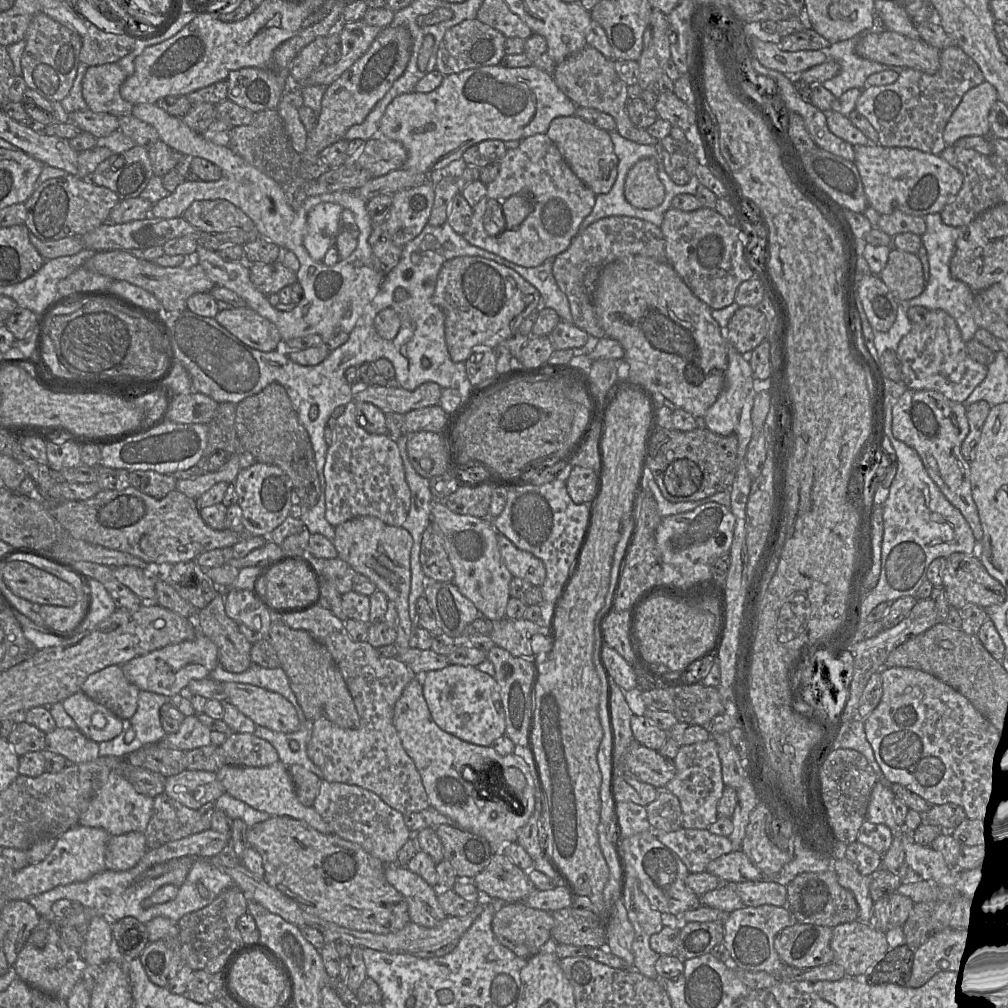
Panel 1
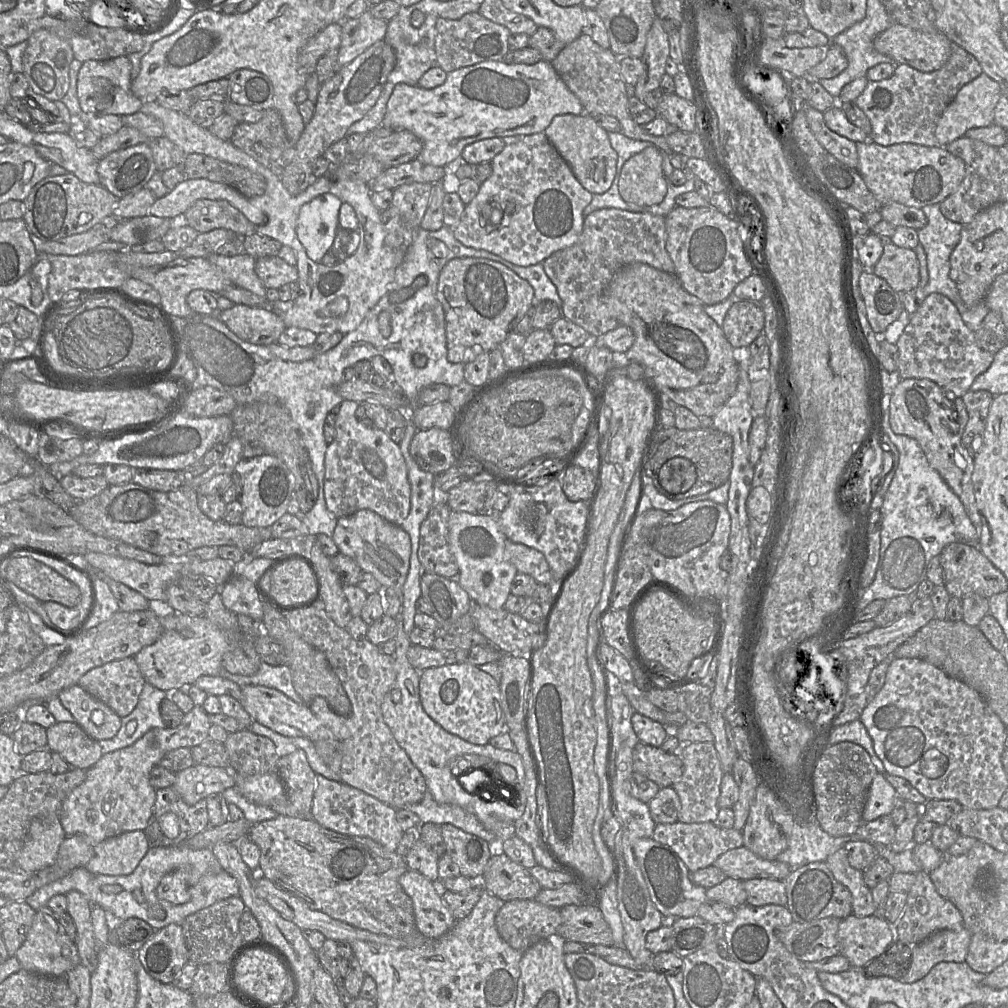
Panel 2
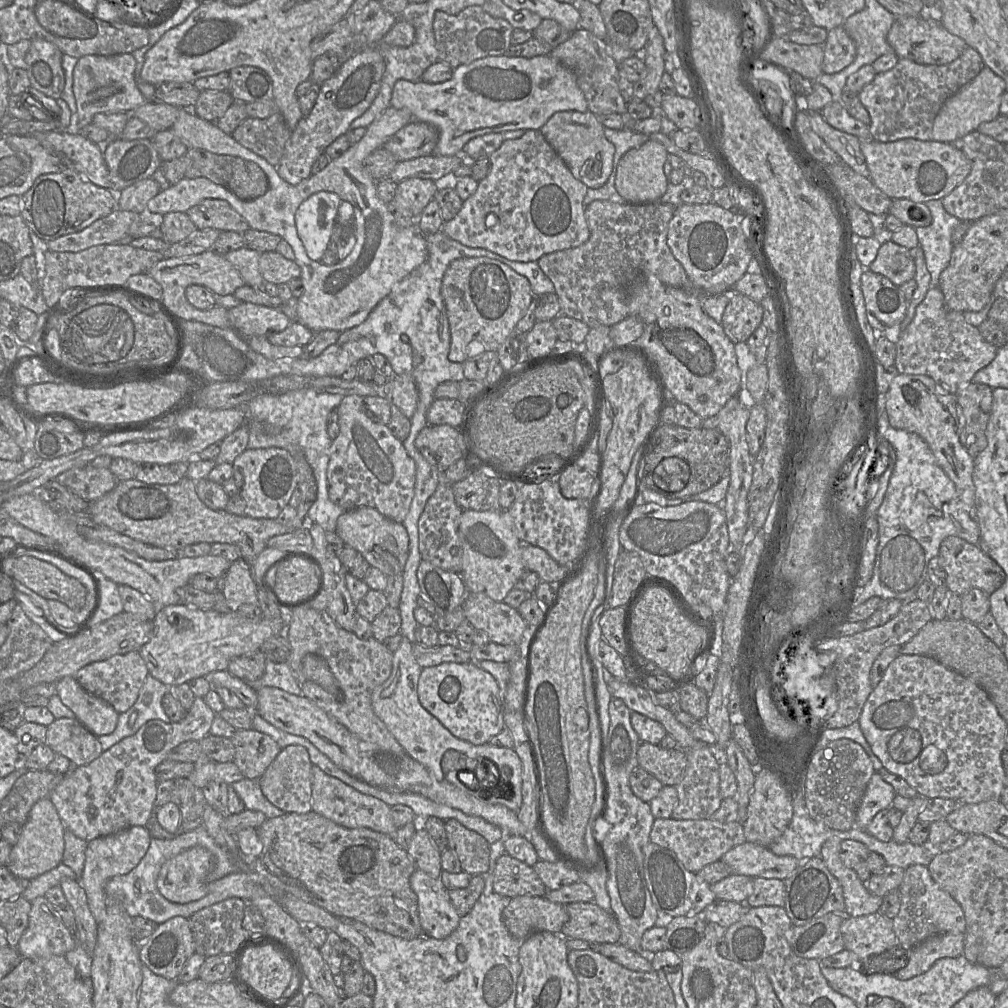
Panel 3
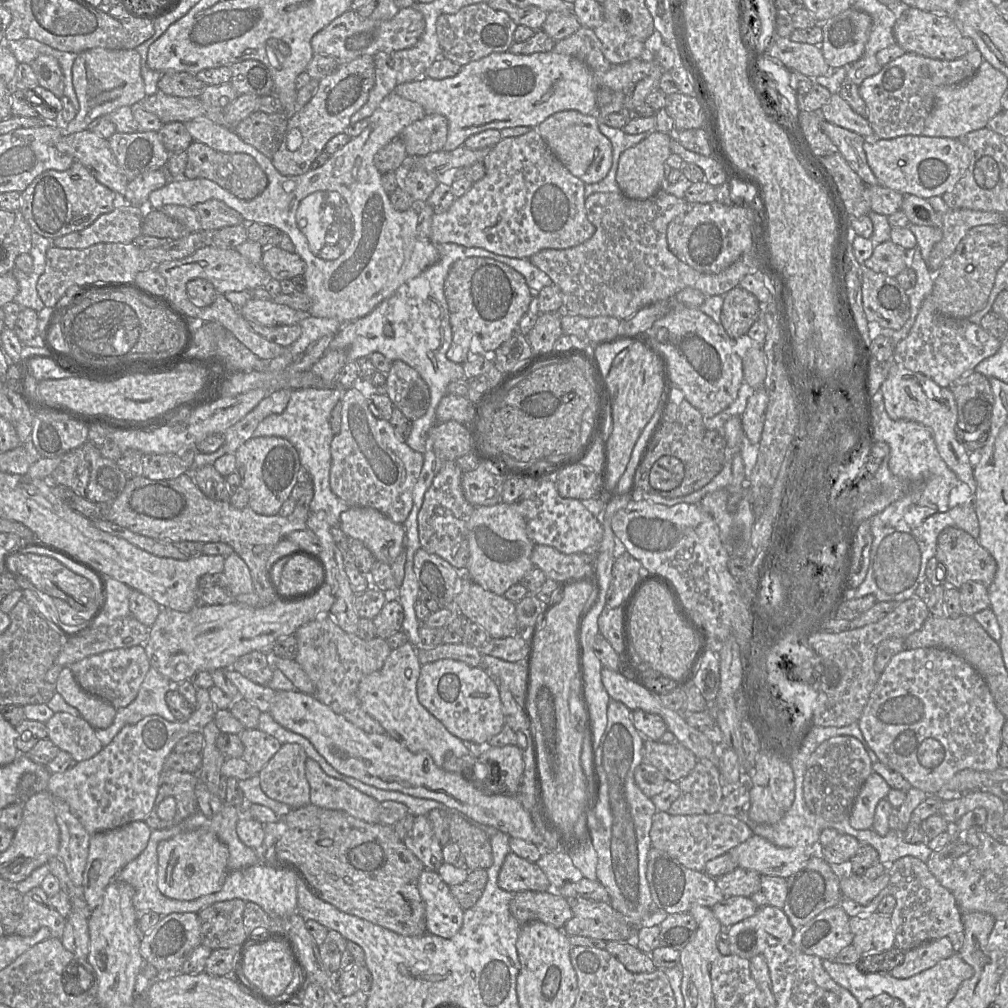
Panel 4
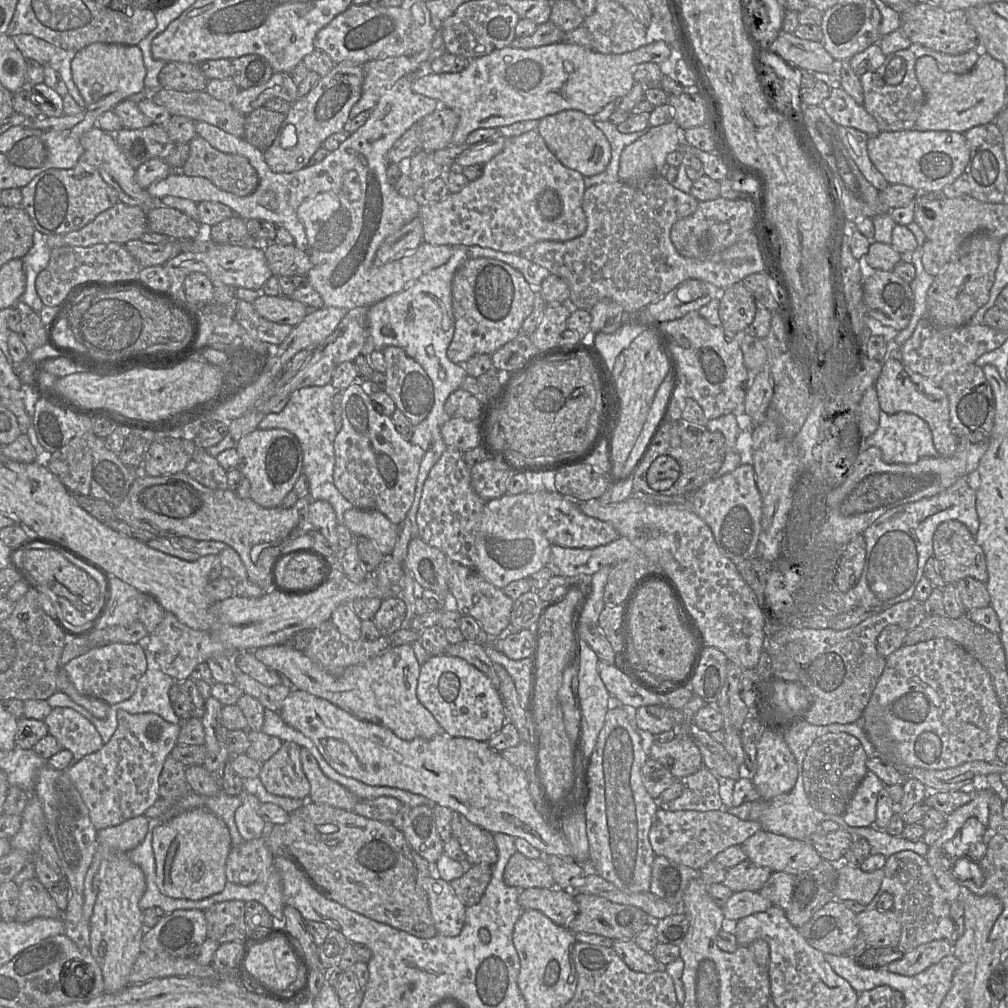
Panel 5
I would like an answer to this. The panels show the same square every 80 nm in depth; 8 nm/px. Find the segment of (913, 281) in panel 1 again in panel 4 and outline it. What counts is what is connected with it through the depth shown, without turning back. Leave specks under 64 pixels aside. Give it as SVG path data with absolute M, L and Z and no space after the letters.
M891 240L874 247L873 253L864 263L868 269L883 273L889 277L896 276L907 267L906 250Z

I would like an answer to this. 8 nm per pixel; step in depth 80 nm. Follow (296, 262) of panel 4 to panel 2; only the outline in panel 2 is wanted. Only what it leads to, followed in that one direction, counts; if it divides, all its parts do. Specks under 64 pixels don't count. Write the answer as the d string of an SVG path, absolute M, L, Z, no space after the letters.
M278 255L256 260L255 272L264 287L279 289L283 285L298 280L298 270L281 259Z

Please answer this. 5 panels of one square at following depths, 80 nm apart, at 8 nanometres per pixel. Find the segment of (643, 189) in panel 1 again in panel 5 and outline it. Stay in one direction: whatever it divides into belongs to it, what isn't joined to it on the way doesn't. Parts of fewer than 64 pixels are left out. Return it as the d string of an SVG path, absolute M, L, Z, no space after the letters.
M673 120L650 128L627 145L620 155L619 180L626 184L636 184L659 175L667 155L681 146L684 131Z

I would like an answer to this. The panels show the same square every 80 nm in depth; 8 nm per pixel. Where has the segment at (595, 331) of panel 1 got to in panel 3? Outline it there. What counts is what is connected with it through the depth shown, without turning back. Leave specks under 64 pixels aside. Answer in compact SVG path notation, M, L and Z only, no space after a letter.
M594 200L588 204L585 217L590 231L589 239L580 246L545 254L536 261L554 284L561 314L583 321L590 328L611 327L629 316L628 287L644 274L653 274L663 284L698 298L715 296L705 295L700 288L695 287L667 244L668 223L676 208L660 200L648 204L619 204L608 200Z

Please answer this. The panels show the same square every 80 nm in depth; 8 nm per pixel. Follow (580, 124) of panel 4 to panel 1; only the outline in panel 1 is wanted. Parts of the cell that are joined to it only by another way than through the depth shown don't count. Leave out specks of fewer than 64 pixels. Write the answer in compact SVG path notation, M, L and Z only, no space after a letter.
M572 115L554 118L546 135L556 145L573 173L594 194L605 194L610 191L617 176L618 158L607 131Z

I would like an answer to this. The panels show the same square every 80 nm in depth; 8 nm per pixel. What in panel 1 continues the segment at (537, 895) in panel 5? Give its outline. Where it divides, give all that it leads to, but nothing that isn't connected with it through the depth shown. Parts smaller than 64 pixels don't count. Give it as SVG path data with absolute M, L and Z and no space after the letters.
M523 902L498 903L492 919L497 940L524 959L542 951L551 938L553 925L550 912L531 908Z

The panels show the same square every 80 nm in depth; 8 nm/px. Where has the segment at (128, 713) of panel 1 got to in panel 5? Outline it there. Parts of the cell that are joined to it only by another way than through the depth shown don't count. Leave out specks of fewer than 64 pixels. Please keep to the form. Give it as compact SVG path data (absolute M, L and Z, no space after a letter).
M142 642L135 644L112 643L94 647L71 659L63 667L71 683L80 694L113 705L129 699L134 694L139 679L147 669L147 661Z

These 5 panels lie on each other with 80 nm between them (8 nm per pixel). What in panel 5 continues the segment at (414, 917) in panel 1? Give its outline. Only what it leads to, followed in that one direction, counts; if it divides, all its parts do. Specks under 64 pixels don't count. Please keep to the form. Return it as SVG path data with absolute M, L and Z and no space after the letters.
M434 871L423 881L437 934L455 937L464 925L467 907L454 893L450 883Z

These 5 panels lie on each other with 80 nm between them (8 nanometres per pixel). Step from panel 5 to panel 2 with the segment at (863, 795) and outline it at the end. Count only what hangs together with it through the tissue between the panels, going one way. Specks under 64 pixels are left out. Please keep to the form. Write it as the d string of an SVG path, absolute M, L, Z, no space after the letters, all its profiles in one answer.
M877 773L868 792L862 814L863 822L871 822L881 816L890 815L896 799L896 790L882 774Z

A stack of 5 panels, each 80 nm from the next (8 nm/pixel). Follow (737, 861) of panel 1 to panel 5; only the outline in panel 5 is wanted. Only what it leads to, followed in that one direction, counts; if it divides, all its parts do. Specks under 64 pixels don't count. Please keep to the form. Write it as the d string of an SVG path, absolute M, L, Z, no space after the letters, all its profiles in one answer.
M762 829L750 836L741 846L749 861L768 867L772 872L799 875L815 868L822 860L809 841L791 839Z

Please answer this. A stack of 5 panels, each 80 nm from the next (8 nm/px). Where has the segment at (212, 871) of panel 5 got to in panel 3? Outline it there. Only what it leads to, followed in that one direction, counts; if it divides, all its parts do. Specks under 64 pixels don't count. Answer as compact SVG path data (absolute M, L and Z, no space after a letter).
M193 847L168 860L161 868L156 886L168 901L187 904L208 893L206 877L213 868L213 854Z

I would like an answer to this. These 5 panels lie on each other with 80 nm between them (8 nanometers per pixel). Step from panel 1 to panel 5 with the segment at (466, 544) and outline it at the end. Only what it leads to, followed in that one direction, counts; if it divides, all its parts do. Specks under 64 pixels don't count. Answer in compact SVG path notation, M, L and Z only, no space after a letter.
M524 492L505 494L486 502L475 536L476 564L474 569L513 601L532 590L527 578L550 566L551 543L538 526L533 496Z

